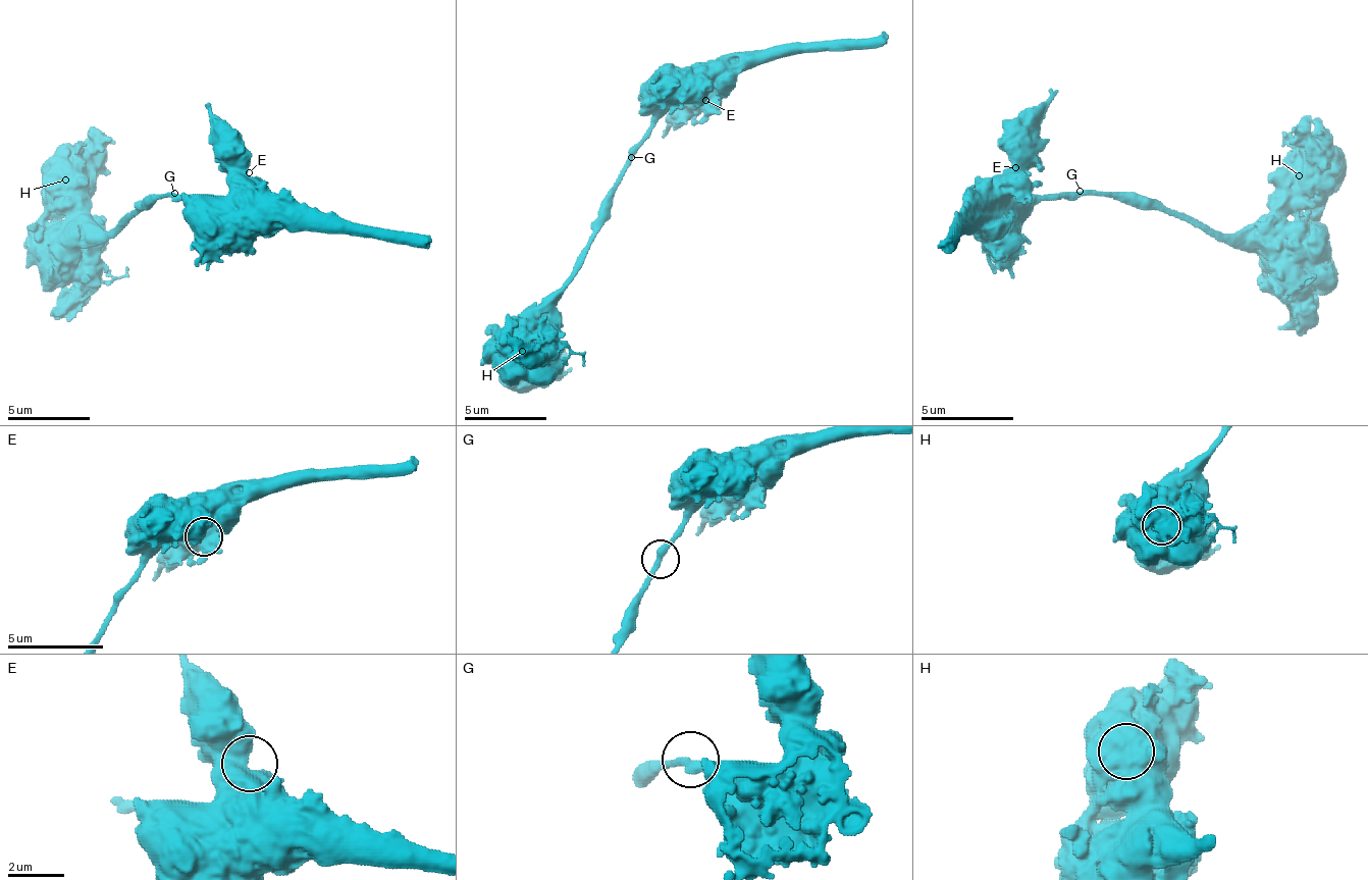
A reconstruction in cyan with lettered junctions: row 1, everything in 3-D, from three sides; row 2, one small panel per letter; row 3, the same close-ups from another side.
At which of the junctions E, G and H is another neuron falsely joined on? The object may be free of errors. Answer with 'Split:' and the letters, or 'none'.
Split: H

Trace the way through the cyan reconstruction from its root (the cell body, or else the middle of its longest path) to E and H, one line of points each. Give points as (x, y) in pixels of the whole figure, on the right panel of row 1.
E: (1075, 196), (1010, 196), (1015, 187), (1015, 167)
H: (1075, 196), (1121, 196), (1126, 200), (1149, 200), (1196, 227), (1247, 233), (1298, 176)

